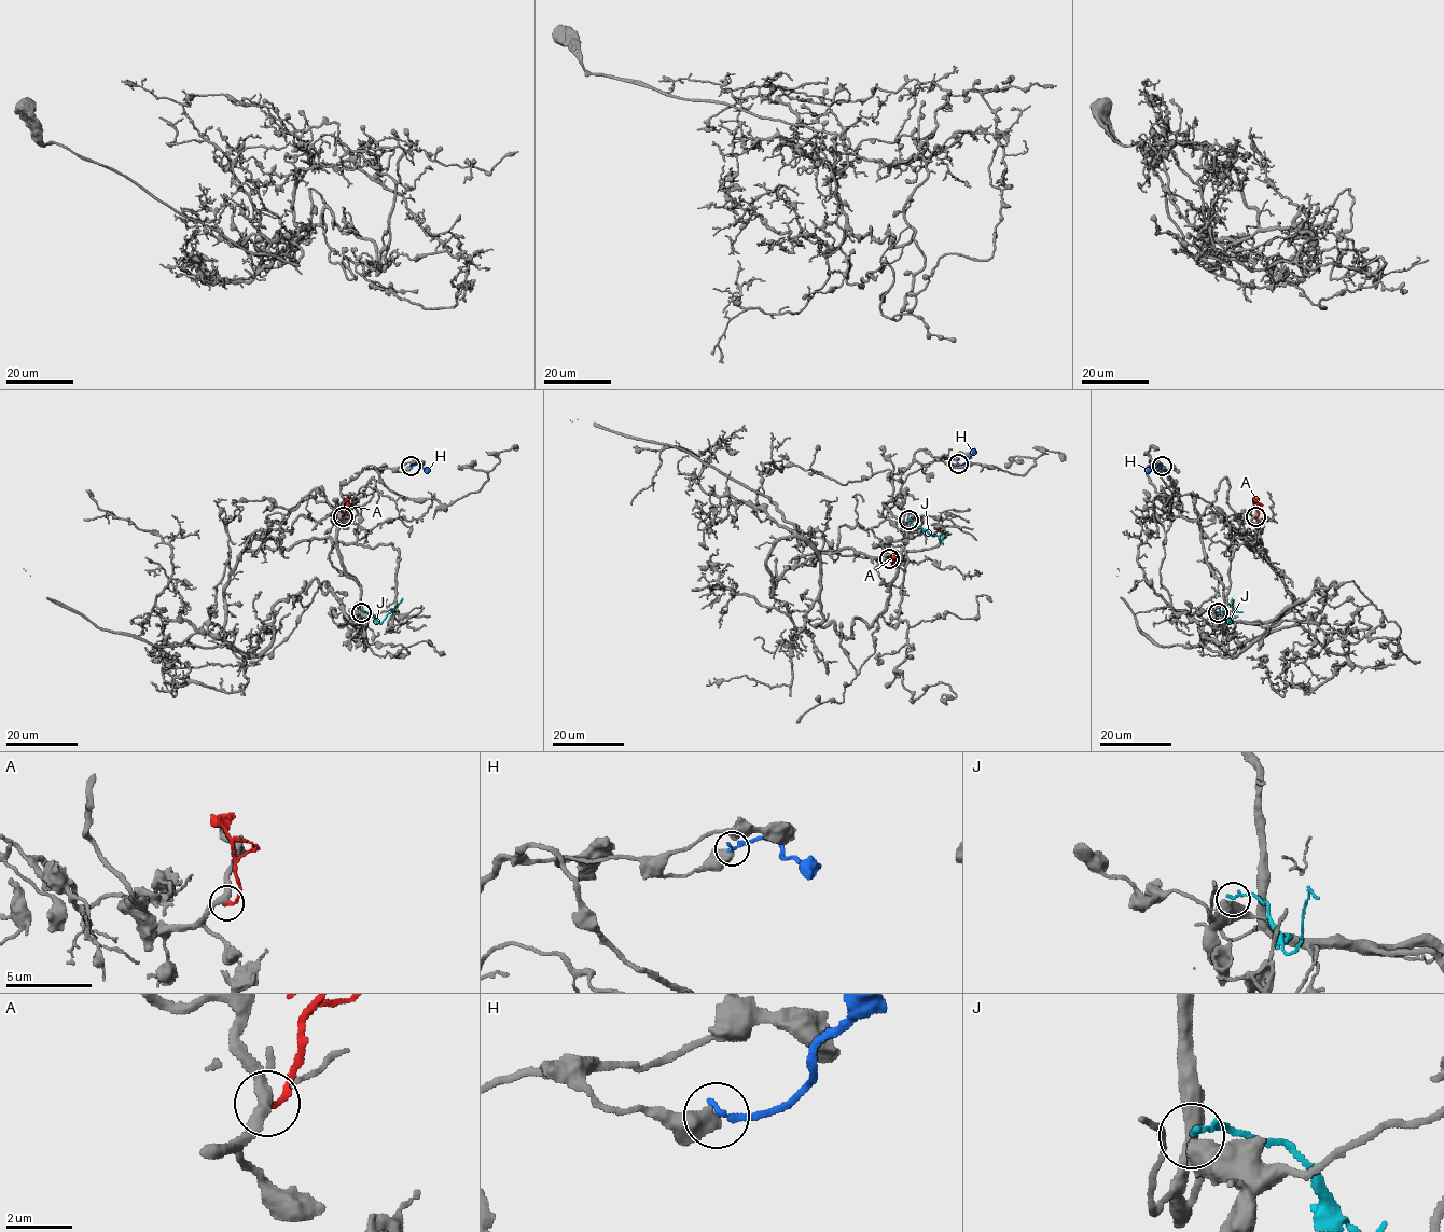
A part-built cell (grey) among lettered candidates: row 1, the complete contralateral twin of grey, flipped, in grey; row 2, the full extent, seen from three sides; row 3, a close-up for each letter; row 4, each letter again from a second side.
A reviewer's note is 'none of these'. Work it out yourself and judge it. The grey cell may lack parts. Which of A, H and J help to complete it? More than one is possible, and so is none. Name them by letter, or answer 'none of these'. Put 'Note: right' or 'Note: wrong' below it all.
none of these
Note: right

